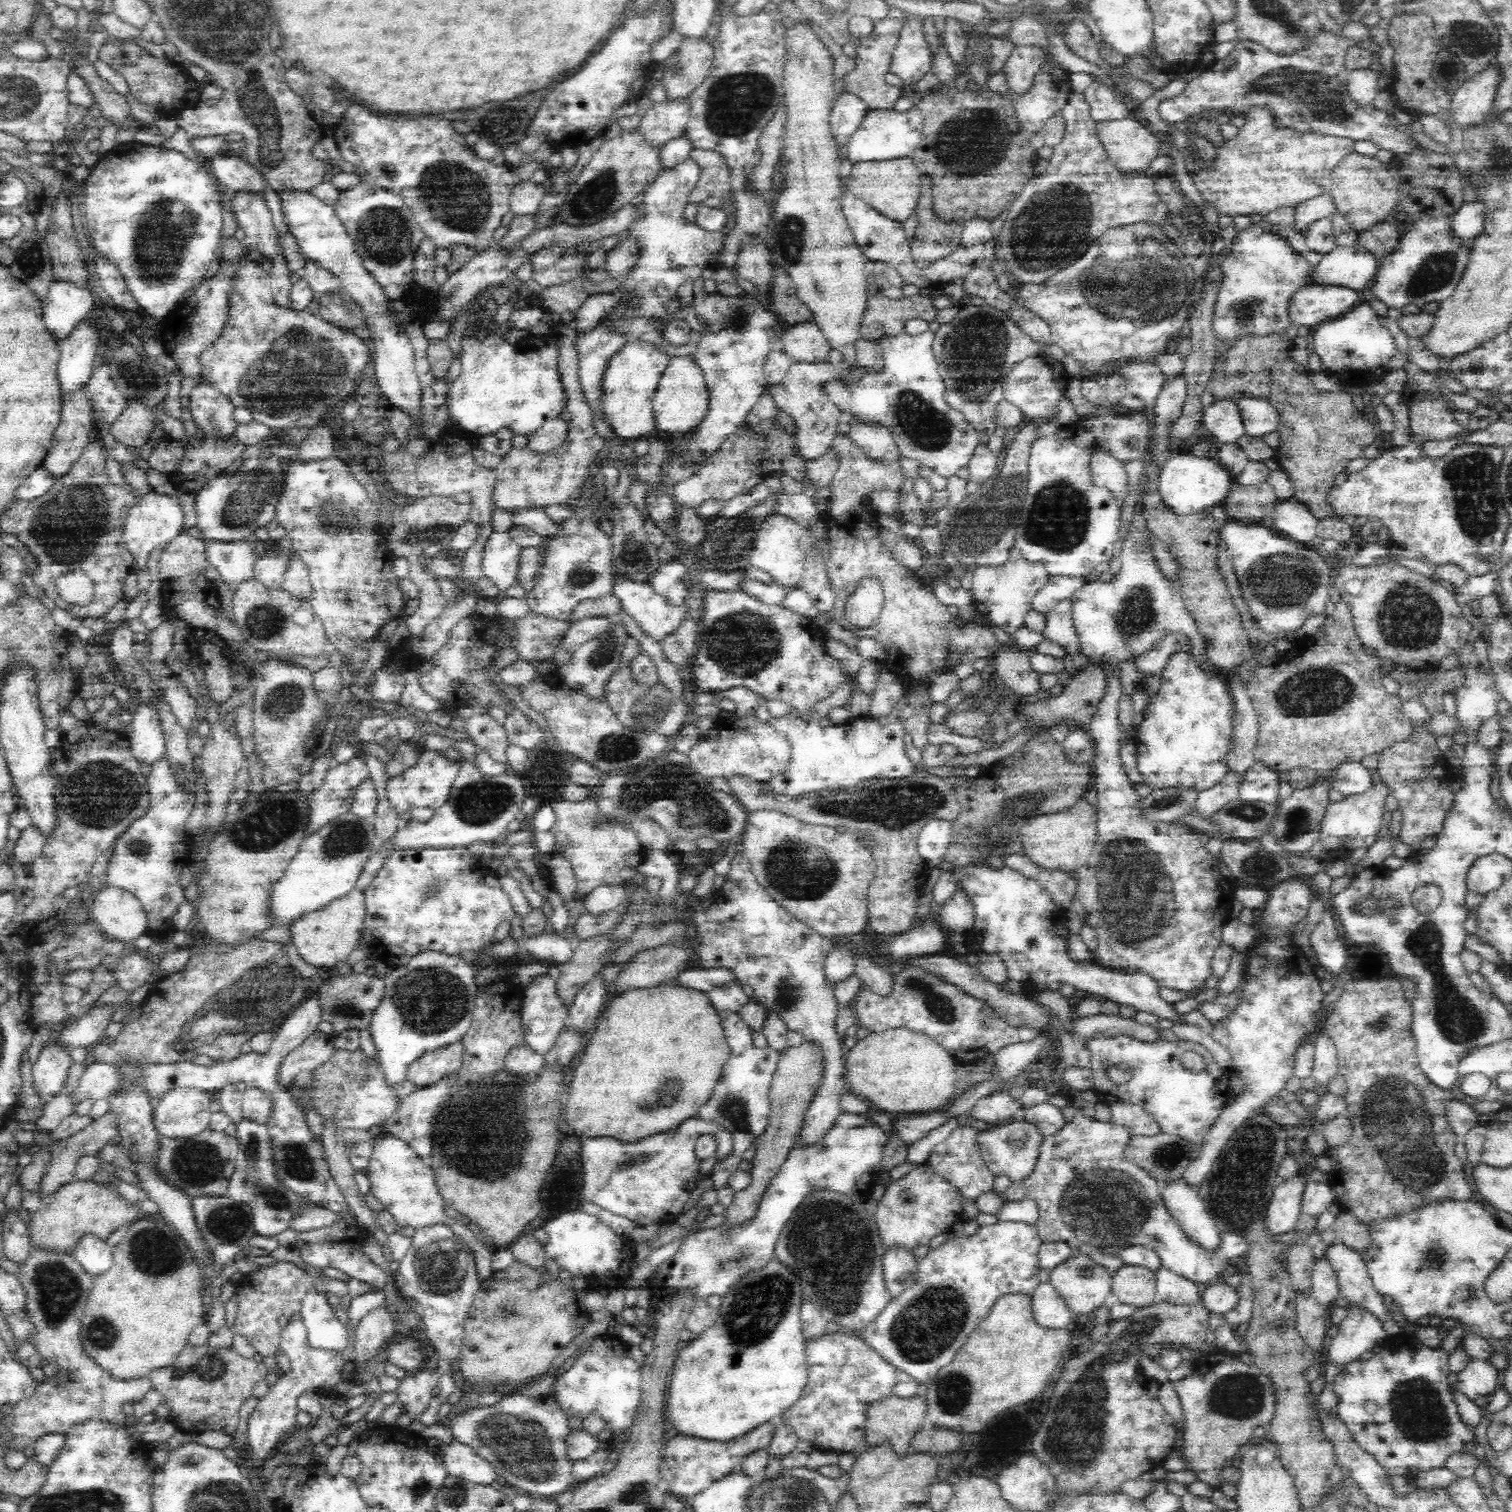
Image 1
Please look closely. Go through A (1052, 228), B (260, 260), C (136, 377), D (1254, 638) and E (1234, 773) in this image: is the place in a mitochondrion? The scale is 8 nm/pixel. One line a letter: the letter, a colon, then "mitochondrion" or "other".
A: mitochondrion
B: other
C: mitochondrion
D: other
E: other

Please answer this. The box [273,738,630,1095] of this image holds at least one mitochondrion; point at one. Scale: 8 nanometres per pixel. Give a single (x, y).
(430, 1001)

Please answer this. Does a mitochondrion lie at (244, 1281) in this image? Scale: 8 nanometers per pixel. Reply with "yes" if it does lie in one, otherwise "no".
no

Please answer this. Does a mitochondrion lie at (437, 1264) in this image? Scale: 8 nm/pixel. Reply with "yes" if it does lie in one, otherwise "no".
yes

